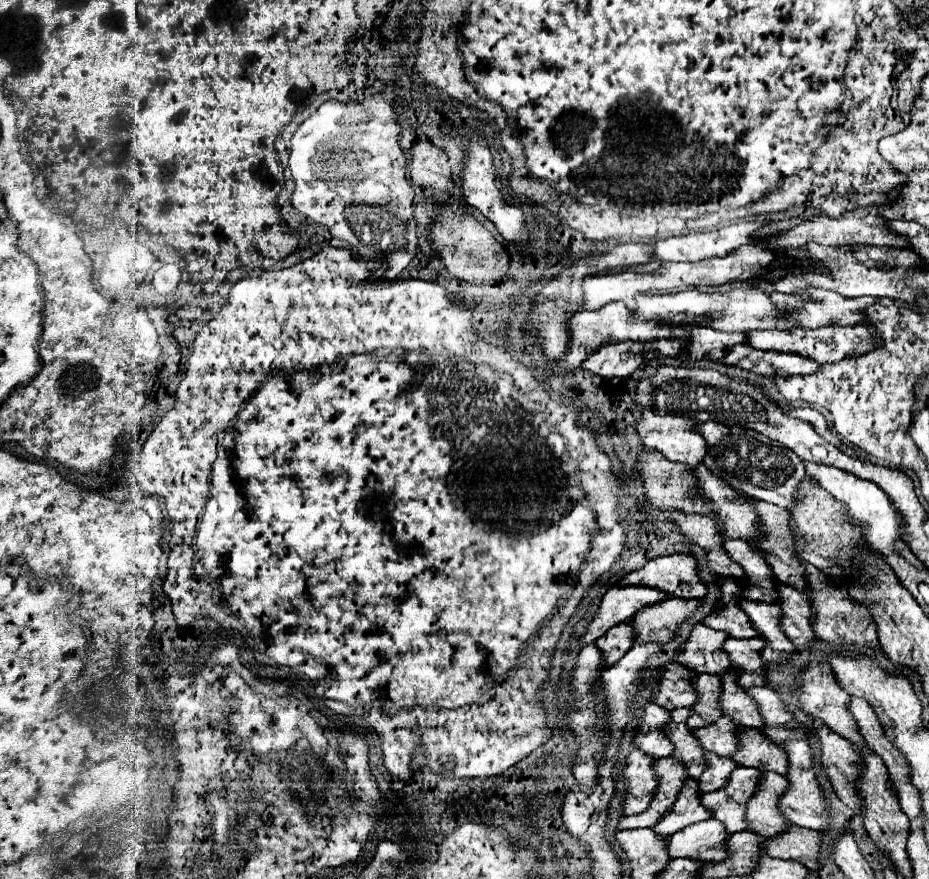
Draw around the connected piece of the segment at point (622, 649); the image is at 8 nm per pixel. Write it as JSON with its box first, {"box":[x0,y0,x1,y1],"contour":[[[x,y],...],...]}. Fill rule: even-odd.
{"box":[596,622,634,666],"contour":[[[622,622],[610,628],[602,638],[596,640],[596,646],[604,650],[606,666],[618,662],[632,648],[632,644],[634,644],[634,628],[630,626],[630,622]]]}

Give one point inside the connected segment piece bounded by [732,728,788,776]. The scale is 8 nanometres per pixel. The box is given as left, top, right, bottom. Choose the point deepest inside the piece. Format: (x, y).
(756, 750)

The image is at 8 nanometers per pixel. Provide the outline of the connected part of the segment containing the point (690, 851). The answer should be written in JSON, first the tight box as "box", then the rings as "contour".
{"box":[666,818,728,862],"contour":[[[710,818],[700,824],[686,826],[684,830],[668,836],[666,842],[672,858],[702,858],[704,862],[716,862],[728,856],[728,852],[724,852],[726,836],[728,832],[724,824],[720,824],[716,818]]]}

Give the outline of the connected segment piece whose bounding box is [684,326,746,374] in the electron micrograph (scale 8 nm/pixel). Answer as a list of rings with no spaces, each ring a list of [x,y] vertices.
[[[690,328],[690,354],[688,358],[684,358],[686,362],[696,362],[696,360],[706,360],[710,362],[710,366],[716,366],[720,372],[728,374],[730,368],[728,366],[720,366],[718,360],[726,354],[728,346],[740,344],[744,342],[746,336],[742,332],[718,332],[712,328]]]

